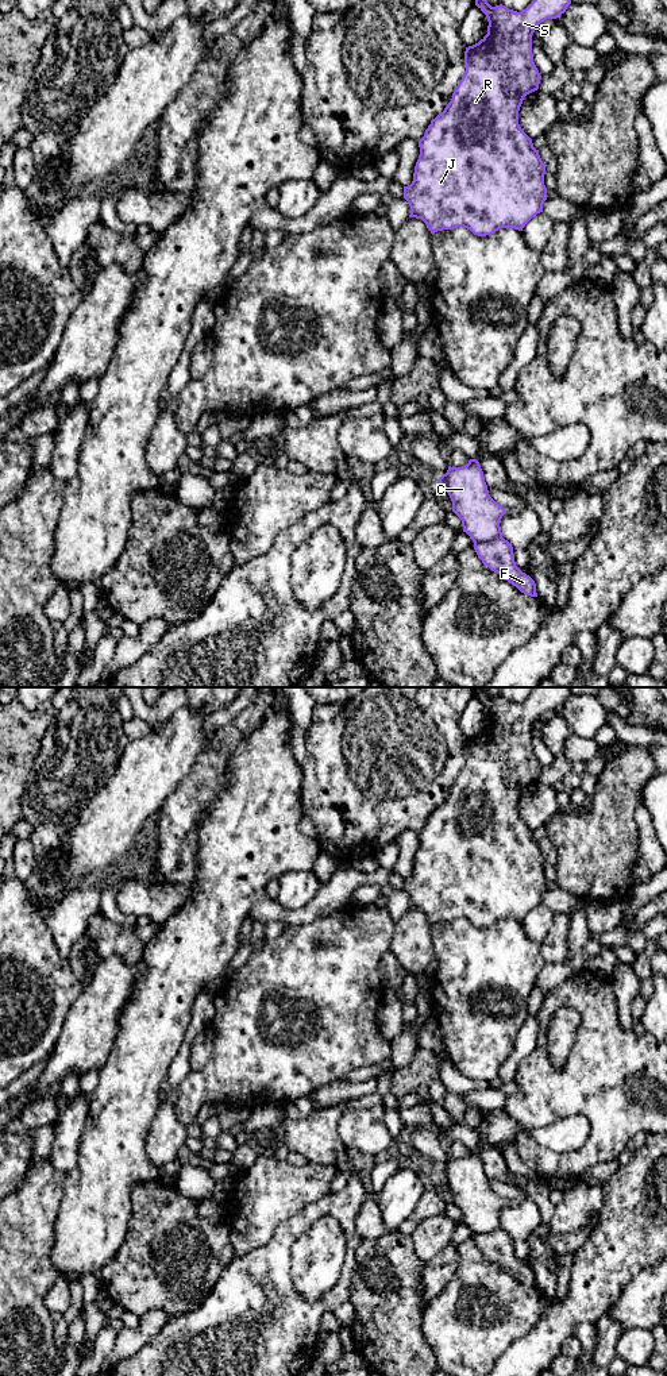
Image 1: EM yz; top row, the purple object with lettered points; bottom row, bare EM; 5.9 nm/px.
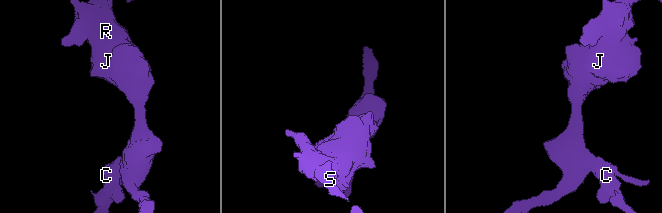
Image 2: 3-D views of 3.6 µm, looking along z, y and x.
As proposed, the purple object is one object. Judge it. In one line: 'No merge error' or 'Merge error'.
Merge error

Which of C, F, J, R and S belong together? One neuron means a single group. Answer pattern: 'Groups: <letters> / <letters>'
Groups: C J R S / F

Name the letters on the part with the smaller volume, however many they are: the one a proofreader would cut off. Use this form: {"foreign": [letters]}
{"foreign": ["C", "J", "R", "S"]}

